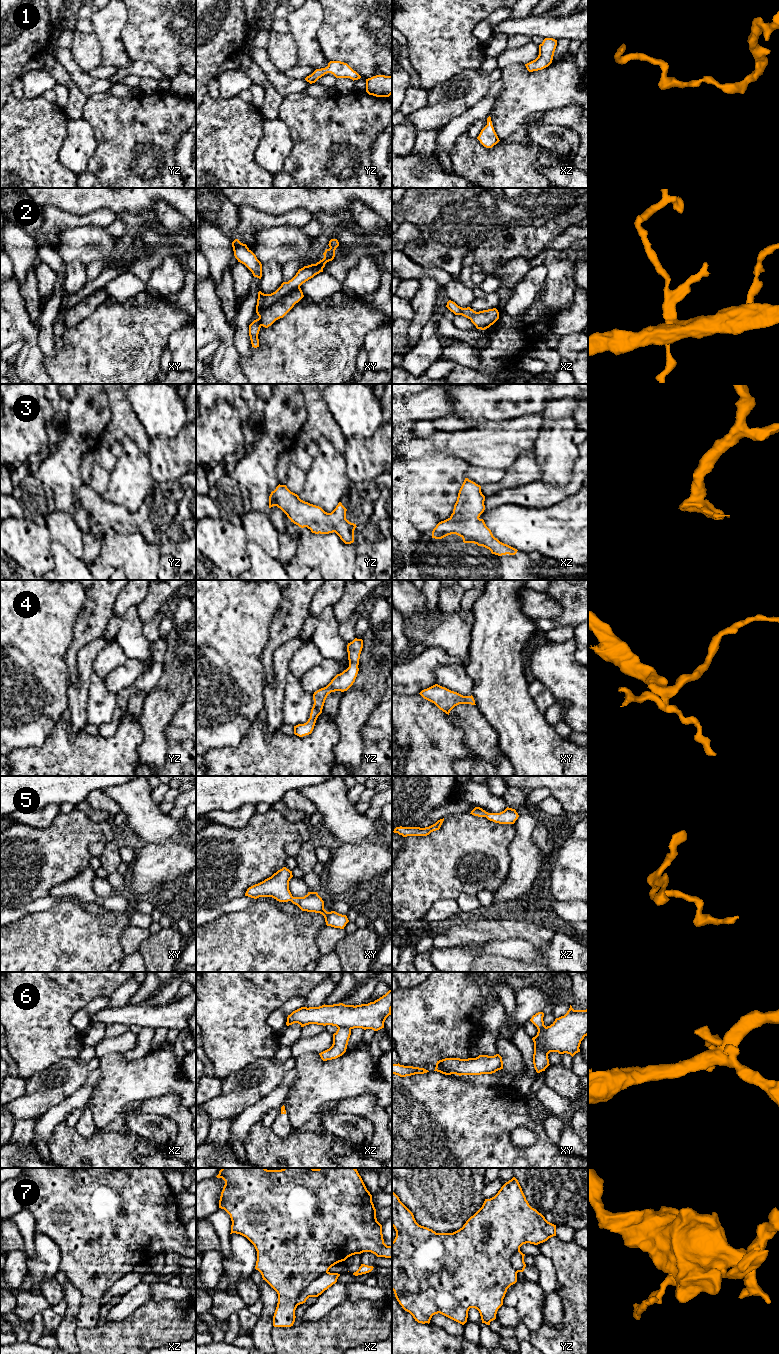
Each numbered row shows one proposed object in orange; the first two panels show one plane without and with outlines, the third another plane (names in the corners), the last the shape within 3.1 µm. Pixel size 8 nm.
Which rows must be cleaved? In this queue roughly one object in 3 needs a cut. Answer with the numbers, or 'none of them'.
6, 7

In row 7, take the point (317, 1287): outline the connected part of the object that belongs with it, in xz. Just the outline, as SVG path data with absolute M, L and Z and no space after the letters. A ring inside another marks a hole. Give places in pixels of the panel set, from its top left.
M327 1272L321 1275L318 1279L313 1281L307 1288L305 1288L299 1295L297 1303L303 1304L309 1297L318 1297L325 1290L337 1282L340 1274Z

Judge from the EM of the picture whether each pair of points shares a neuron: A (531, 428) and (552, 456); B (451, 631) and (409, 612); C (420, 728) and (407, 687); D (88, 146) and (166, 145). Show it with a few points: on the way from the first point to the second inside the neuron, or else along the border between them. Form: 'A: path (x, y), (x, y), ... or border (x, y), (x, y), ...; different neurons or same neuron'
A: border (542, 429), (532, 450); different neurons
B: path (437, 635), (419, 635), (410, 626); same neuron
C: border (418, 693), (402, 695); different neurons
D: border (90, 124), (97, 148), (87, 168); different neurons

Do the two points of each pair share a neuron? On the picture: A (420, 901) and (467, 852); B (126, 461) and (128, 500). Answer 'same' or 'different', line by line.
A: same
B: same

